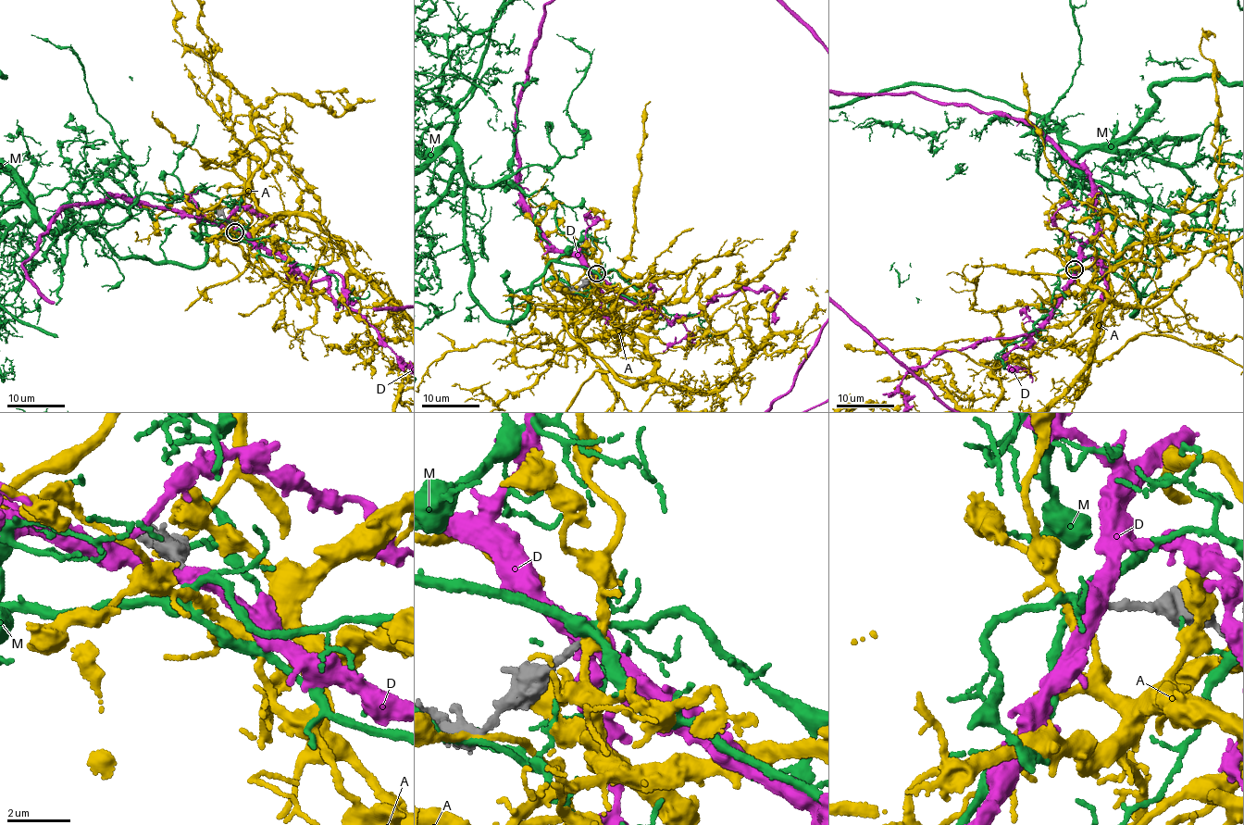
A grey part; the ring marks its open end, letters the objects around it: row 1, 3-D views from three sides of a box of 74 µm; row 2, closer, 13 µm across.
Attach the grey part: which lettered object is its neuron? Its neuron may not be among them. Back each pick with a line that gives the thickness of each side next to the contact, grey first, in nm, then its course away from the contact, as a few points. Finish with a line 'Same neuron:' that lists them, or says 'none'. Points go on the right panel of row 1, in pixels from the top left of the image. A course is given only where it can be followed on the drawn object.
Same neuron: none

